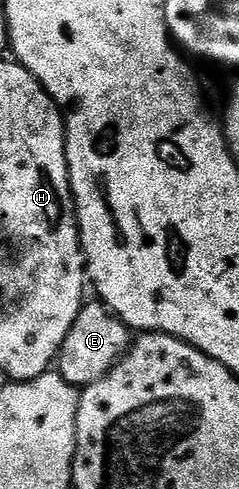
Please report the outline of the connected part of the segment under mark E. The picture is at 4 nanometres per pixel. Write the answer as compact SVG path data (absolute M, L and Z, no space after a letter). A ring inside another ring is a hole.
M92 299L80 310L70 335L62 339L60 356L56 358L55 368L66 379L66 383L83 387L105 377L128 351L130 330L115 313L109 311L99 300Z

